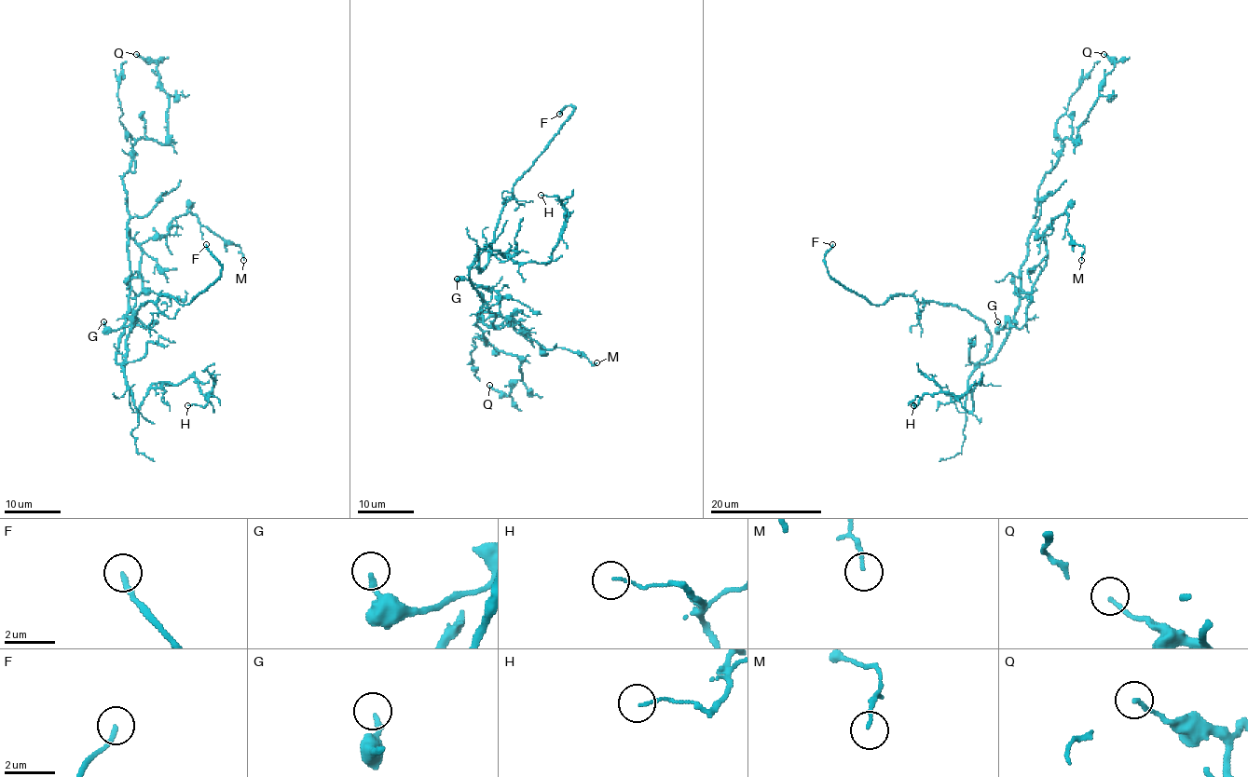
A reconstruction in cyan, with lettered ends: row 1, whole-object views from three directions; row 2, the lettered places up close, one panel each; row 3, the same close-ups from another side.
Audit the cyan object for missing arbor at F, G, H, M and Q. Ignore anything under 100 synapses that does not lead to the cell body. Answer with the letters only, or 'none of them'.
F

